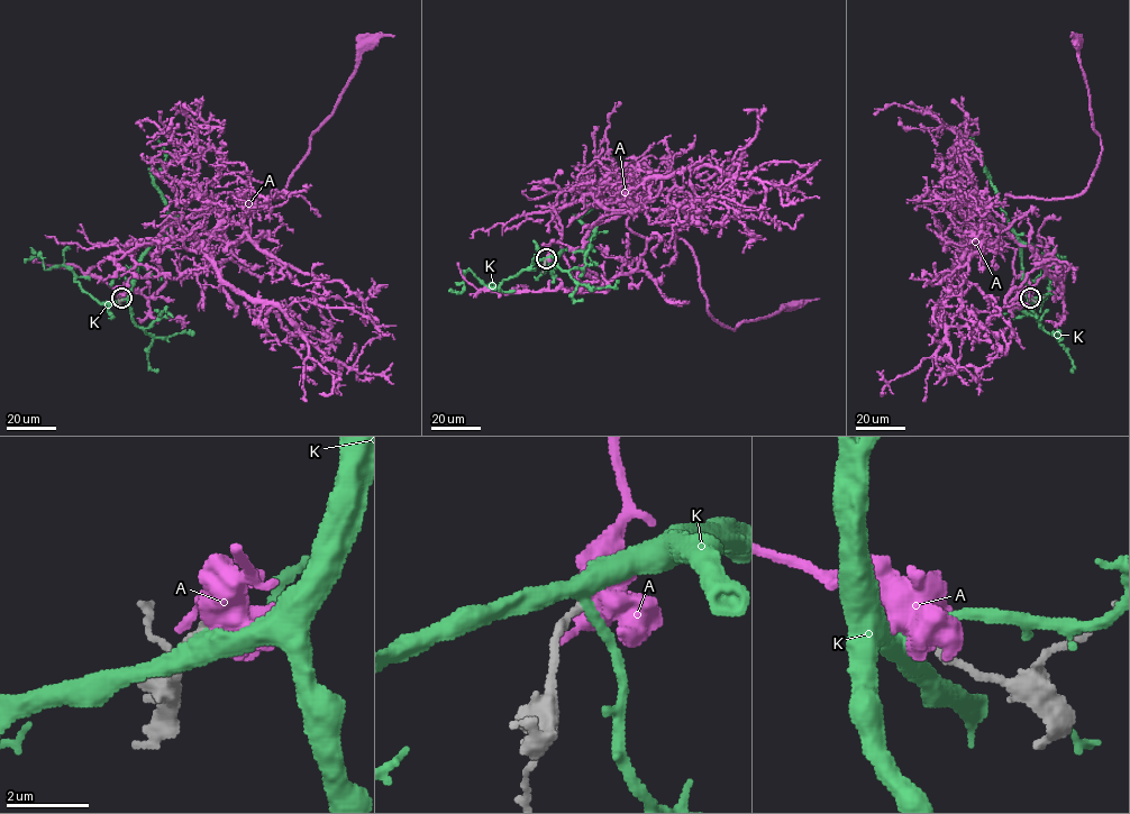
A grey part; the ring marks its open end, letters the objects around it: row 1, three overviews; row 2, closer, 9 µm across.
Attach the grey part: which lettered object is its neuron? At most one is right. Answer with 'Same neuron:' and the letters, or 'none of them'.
Same neuron: none of them

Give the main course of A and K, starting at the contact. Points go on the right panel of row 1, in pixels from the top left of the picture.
A: (1031, 298), (1013, 285), (1014, 252), (1038, 245), (1057, 262), (985, 208), (1086, 186), (1101, 139), (1077, 38)
K: (1031, 299), (1023, 274), (1021, 243), (1001, 209), (981, 152), (971, 137)

